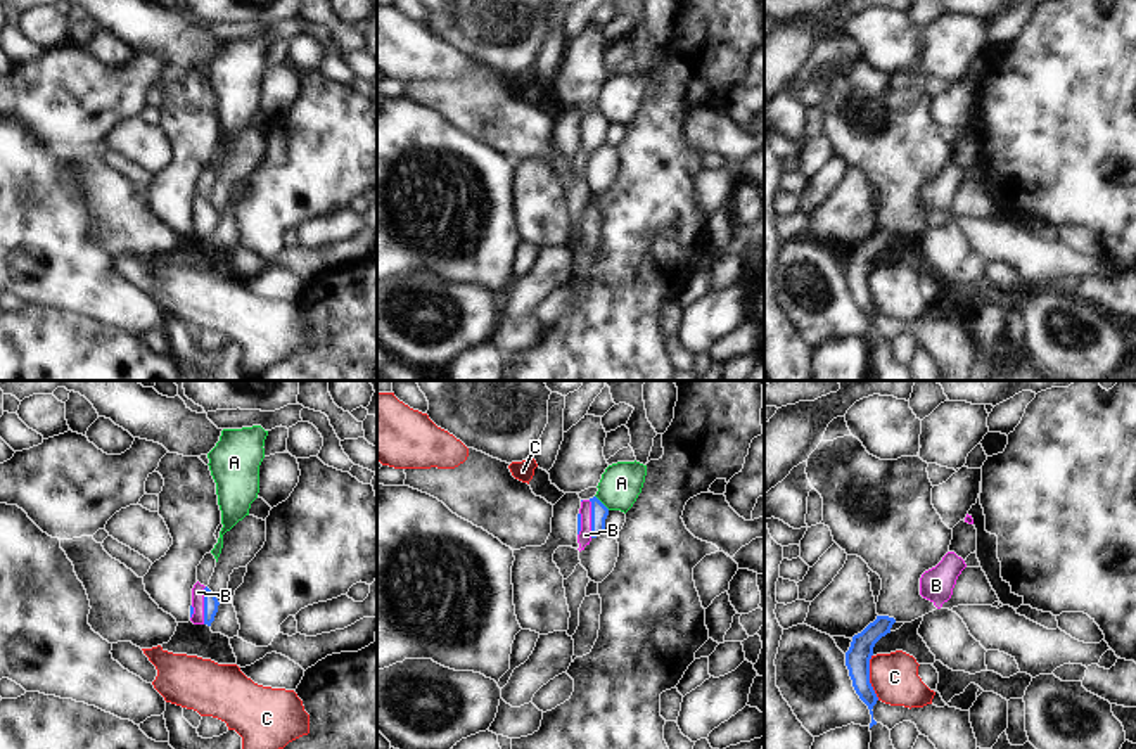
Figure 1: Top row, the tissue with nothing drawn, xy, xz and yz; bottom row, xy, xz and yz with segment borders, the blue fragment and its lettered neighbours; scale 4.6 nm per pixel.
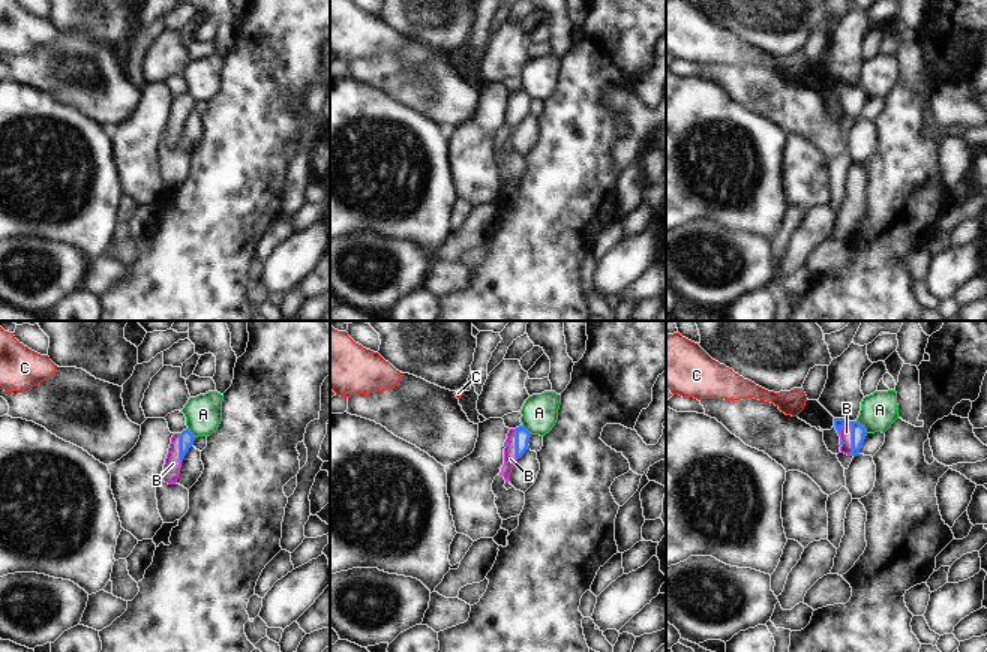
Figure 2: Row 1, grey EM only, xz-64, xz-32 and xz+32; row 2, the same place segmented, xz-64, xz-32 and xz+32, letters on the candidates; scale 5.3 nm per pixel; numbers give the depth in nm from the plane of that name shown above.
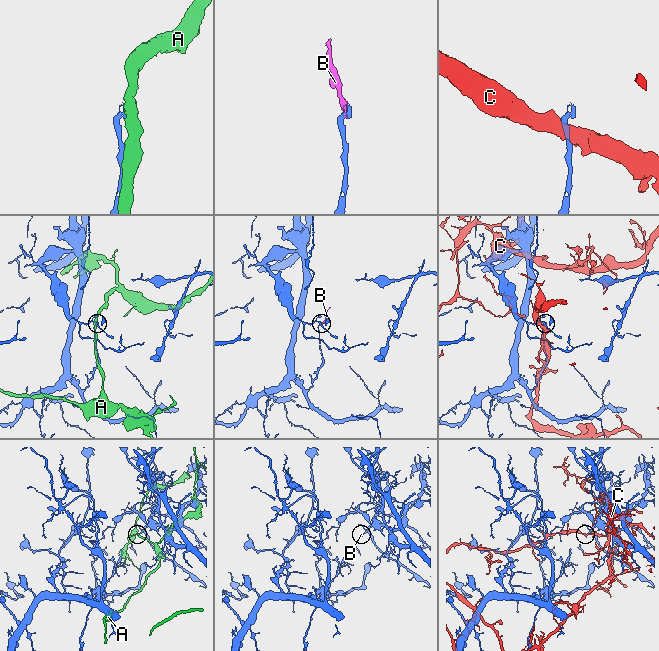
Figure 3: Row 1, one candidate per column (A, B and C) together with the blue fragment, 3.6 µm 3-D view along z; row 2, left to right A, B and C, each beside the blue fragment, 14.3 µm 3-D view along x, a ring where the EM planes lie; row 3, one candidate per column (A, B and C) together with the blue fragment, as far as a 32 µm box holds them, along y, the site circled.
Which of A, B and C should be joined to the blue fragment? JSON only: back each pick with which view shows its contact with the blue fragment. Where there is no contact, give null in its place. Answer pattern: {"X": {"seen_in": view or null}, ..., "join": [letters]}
{"B": {"seen_in": "xy"}, "join": ["B"]}

